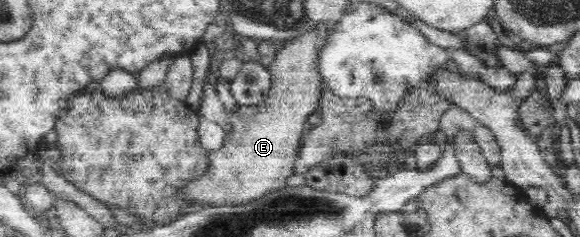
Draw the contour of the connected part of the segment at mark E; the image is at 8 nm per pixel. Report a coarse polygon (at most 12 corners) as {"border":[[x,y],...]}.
{"border":[[317,25],[265,62],[258,105],[228,111],[201,204],[243,206],[286,186],[319,110]]}

